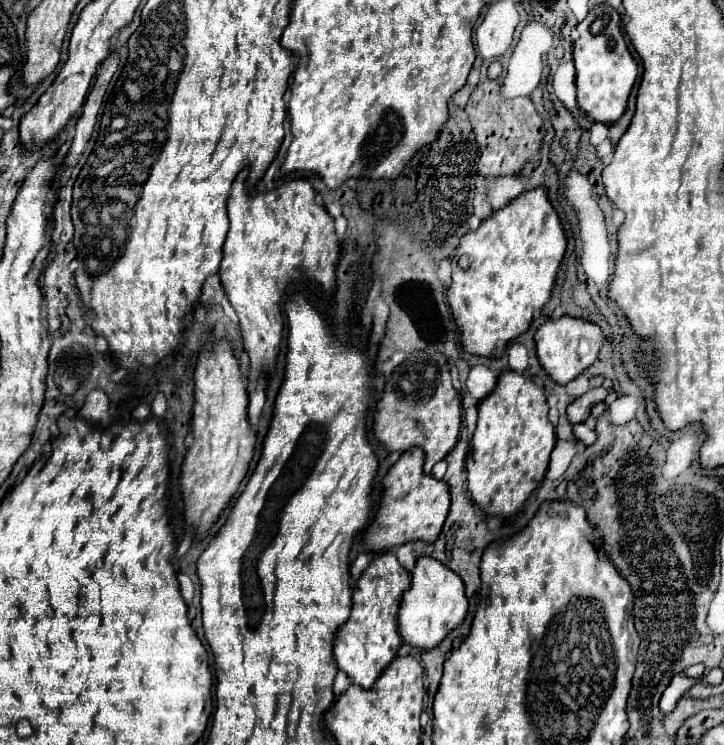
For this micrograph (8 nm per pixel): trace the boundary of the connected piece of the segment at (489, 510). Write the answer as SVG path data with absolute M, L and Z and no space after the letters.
M504 372L496 388L478 404L478 424L472 436L472 454L466 466L470 500L486 514L514 518L532 490L544 480L556 434L548 420L546 394L518 372Z

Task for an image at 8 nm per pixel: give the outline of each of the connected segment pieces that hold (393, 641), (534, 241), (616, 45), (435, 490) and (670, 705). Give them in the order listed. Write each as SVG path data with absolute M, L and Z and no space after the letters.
M380 554L356 580L356 592L352 592L352 614L340 628L334 642L334 658L342 672L348 674L352 684L370 688L386 666L396 658L402 644L398 634L398 608L404 592L410 588L410 574L400 566L394 554Z
M536 188L520 194L514 202L496 210L488 220L480 224L476 232L468 232L452 258L452 286L448 288L448 304L454 316L454 322L460 330L460 344L472 356L482 358L500 358L508 344L522 332L528 330L528 324L536 310L550 300L550 292L556 280L560 260L566 252L566 236L558 214L552 210L552 204L544 188Z
M598 4L590 8L588 16L576 26L578 38L574 40L574 66L576 66L576 102L578 108L588 114L594 122L614 124L628 106L628 96L636 82L638 66L632 54L628 52L626 40L620 32L620 14L606 6Z
M420 448L406 450L398 462L388 470L382 480L382 498L372 524L364 530L364 546L370 552L394 550L406 542L422 540L434 542L442 530L442 524L450 508L450 492L444 480L434 480L430 474L424 474L424 452Z
M676 674L676 676L670 680L668 688L664 690L664 694L662 694L662 698L660 698L660 710L662 710L662 714L664 714L664 712L670 714L670 712L676 708L676 702L678 702L694 684L696 684L696 680L684 676L684 674Z

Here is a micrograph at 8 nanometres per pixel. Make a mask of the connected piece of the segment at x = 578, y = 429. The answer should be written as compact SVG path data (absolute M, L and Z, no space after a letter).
M586 422L576 424L576 426L572 428L572 434L574 434L574 438L576 438L576 440L580 440L584 446L592 446L592 444L594 444L594 440L596 440L594 428L592 428L590 424L586 424Z

